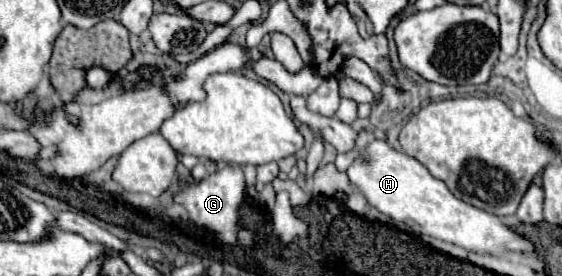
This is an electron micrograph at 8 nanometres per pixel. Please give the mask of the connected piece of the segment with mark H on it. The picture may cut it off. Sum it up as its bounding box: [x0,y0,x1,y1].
[347,139,537,257]

